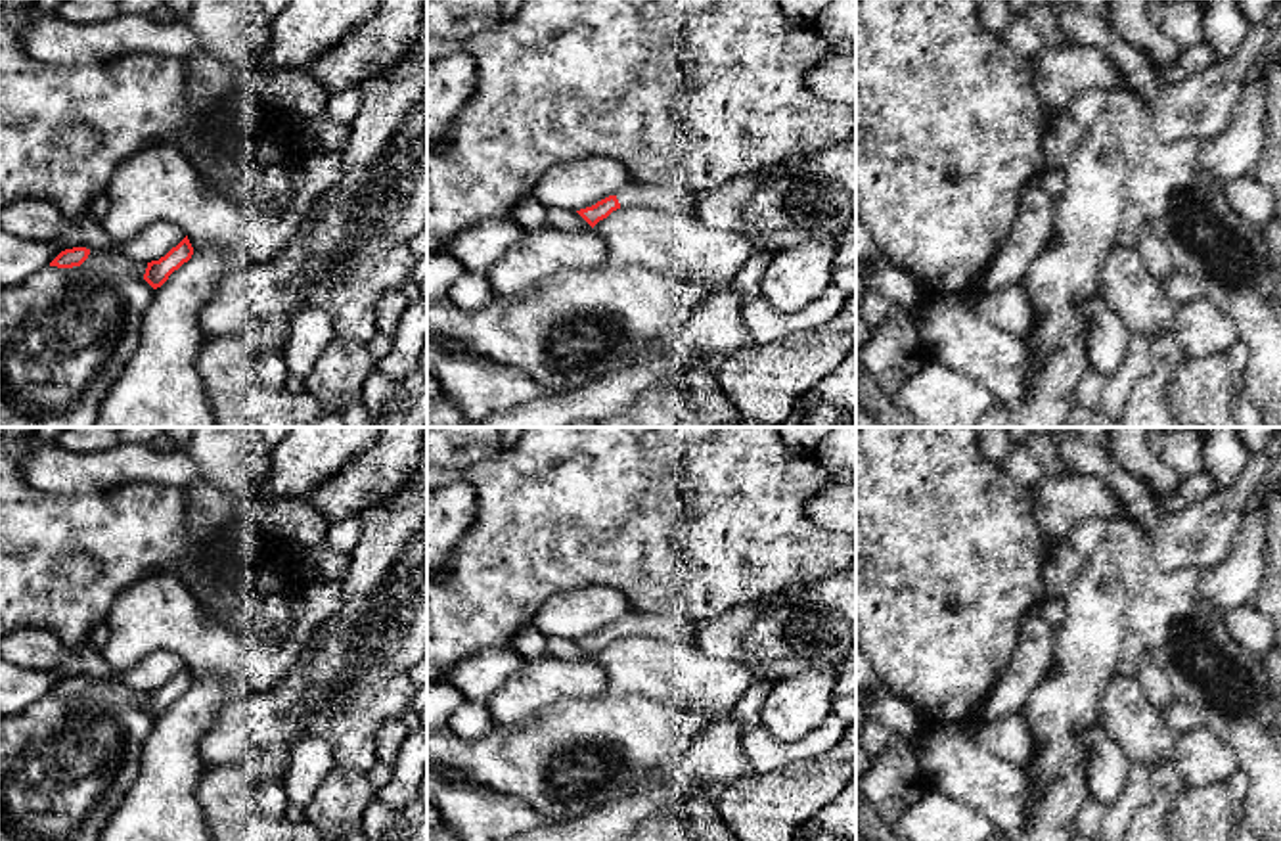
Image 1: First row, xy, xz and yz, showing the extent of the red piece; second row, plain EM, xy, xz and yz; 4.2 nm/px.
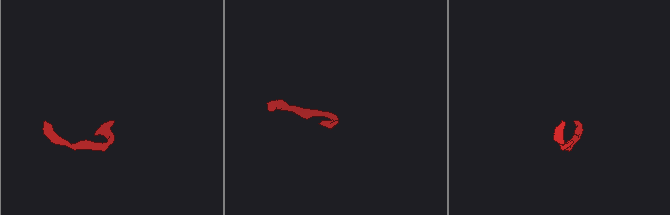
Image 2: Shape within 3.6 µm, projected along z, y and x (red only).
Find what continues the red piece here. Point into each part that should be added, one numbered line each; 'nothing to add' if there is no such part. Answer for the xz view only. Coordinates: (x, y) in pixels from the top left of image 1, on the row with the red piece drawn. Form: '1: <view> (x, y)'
1: xz (663, 198)

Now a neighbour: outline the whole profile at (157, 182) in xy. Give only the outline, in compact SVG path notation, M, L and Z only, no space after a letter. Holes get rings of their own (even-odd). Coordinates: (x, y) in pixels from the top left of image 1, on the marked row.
M149 144L113 172L101 224L115 241L126 241L165 220L188 236L193 253L228 249L253 266L272 261L297 236L314 203L343 174L341 153L306 151L295 167L291 195L274 209L255 209L199 195L195 167L170 144Z

